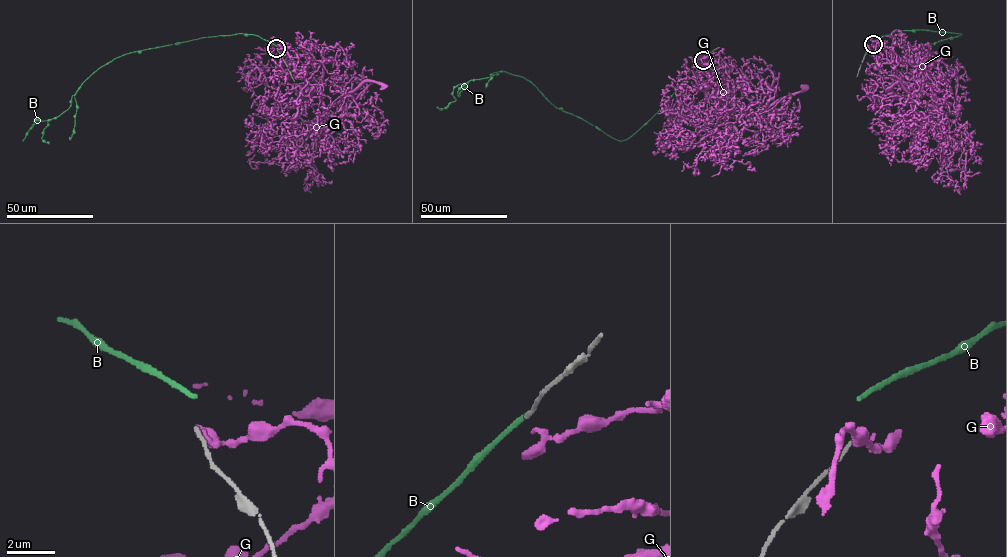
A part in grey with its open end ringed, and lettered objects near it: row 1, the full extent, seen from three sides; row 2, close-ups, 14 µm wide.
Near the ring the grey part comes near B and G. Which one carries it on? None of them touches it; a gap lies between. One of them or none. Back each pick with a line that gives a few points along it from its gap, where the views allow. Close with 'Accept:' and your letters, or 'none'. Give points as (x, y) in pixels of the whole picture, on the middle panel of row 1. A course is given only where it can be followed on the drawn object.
Accept: none

